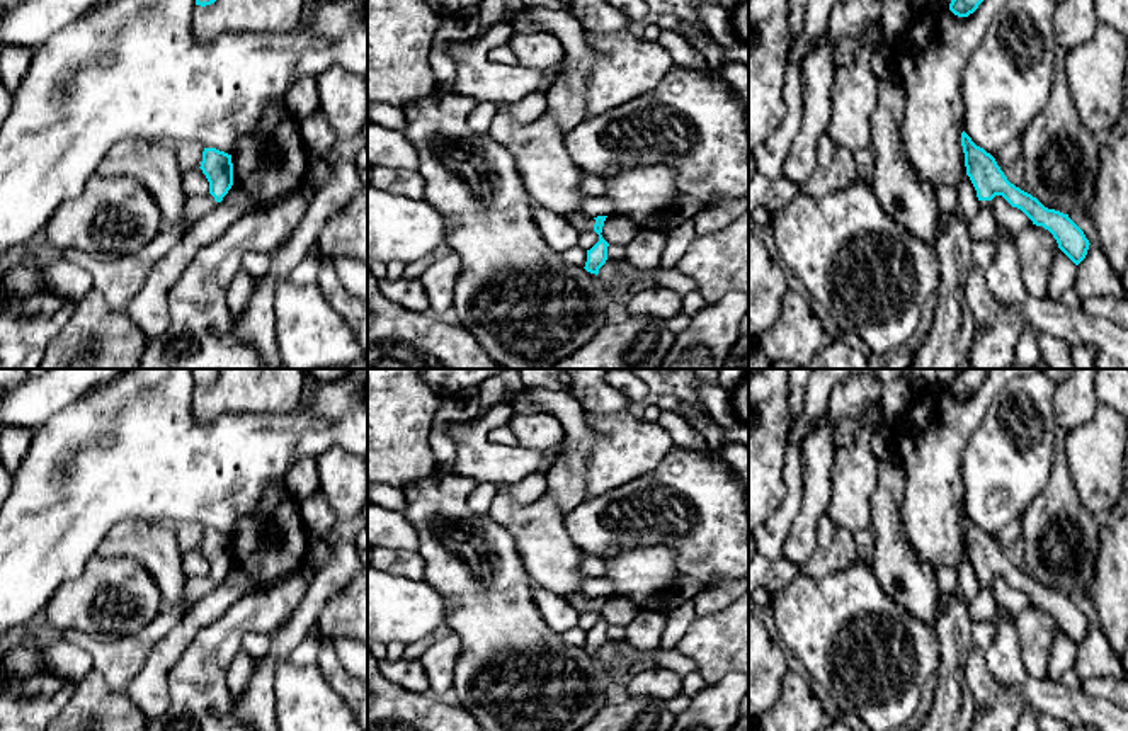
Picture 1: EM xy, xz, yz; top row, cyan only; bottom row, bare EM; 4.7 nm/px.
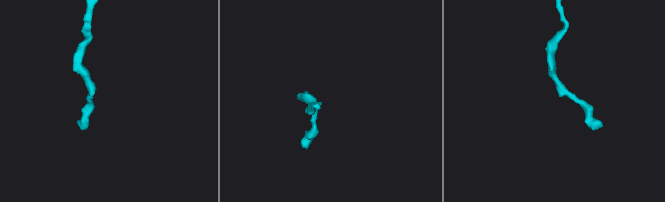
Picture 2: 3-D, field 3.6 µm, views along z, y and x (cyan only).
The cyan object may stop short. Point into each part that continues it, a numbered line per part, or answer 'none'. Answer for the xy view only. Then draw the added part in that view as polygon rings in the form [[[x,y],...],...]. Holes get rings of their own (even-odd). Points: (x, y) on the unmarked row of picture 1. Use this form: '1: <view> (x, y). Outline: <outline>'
1: xy (196, 587). Outline: [[[211,575],[208,576],[187,576],[184,586],[184,598],[187,604],[196,604],[218,586]]]

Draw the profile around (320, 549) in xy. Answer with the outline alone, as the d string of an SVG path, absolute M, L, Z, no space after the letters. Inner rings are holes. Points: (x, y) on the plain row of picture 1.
M316 537L310 546L310 563L313 570L318 570L332 554L332 546L325 539Z

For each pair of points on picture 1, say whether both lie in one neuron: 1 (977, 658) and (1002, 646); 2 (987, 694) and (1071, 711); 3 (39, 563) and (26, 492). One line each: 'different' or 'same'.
1: different
2: same
3: same

